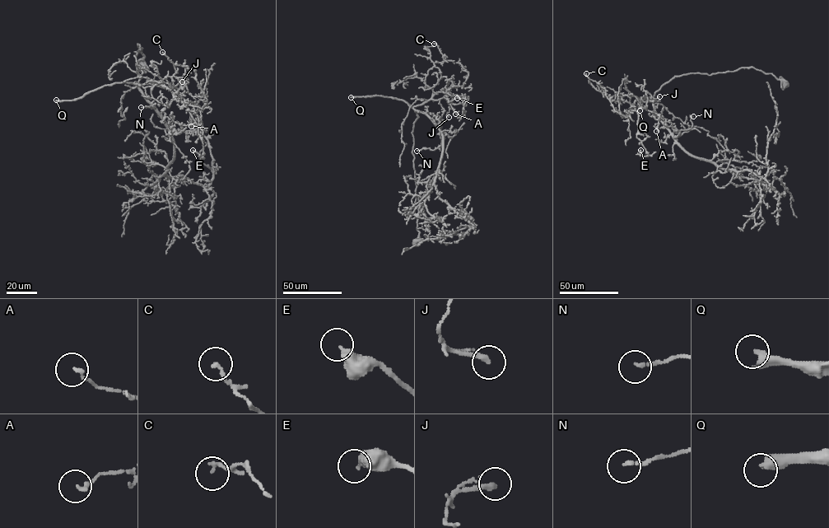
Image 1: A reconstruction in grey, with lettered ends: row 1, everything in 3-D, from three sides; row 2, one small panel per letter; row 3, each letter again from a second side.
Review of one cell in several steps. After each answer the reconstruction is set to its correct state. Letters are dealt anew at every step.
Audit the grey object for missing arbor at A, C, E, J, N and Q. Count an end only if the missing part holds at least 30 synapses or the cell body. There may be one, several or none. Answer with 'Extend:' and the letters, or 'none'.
Extend: Q

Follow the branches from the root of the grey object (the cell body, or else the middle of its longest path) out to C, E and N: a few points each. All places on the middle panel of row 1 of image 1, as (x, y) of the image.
C: (416, 242), (412, 132), (418, 115), (413, 107), (431, 97), (426, 77), (444, 60), (434, 44)
E: (416, 242), (412, 132), (418, 115), (413, 107), (439, 92), (465, 94), (465, 105), (465, 99), (457, 98)
N: (416, 242), (415, 110), (423, 112), (444, 133), (437, 148), (416, 151)

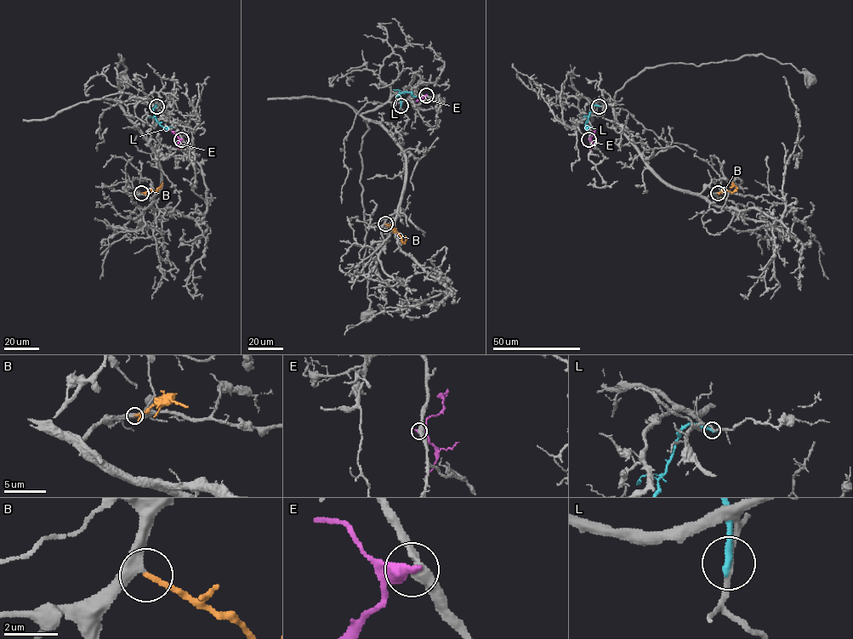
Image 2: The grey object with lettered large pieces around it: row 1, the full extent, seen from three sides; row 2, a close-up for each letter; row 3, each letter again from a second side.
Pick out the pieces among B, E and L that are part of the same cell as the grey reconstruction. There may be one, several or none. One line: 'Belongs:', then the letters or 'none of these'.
Belongs: B

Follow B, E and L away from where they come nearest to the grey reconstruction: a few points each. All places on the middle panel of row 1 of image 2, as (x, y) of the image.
B: (385, 223), (396, 231), (402, 243), (406, 240), (405, 235)
E: (426, 95), (415, 101)
L: (400, 105), (397, 98), (399, 93), (411, 92), (416, 97)

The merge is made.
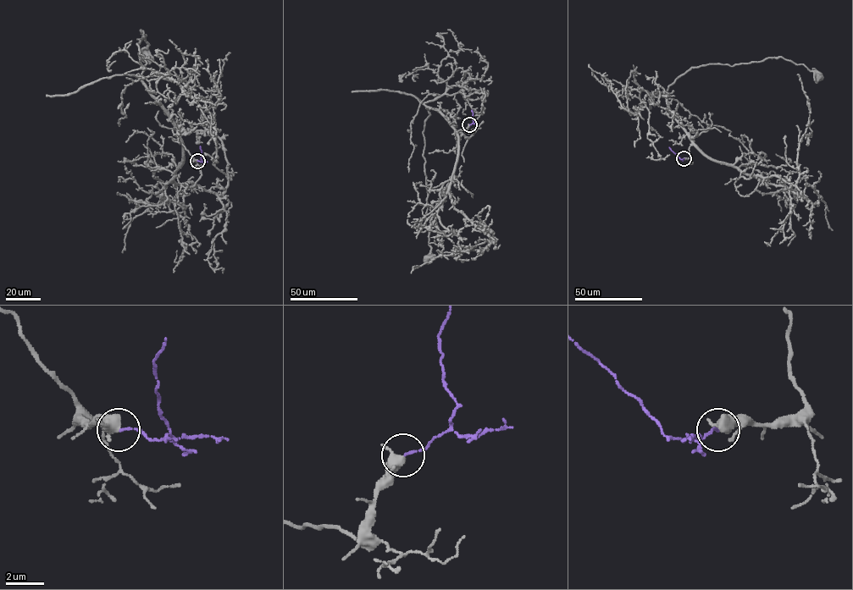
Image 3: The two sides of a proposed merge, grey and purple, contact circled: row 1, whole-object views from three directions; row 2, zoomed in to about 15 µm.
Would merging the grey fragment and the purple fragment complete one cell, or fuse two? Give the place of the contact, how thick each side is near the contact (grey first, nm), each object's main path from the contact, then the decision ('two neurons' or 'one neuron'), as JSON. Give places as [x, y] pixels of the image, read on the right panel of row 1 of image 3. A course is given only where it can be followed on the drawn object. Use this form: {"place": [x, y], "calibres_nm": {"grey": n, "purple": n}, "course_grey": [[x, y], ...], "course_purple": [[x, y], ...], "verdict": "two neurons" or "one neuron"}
{"place": [684, 158], "calibres_nm": {"grey": 360, "purple": 110}, "course_grey": [[684, 158], [690, 157], [692, 141], [667, 96], [668, 85], [692, 67], [782, 57], [818, 77]], "course_purple": [[684, 158], [680, 159], [669, 147]], "verdict": "one neuron"}

